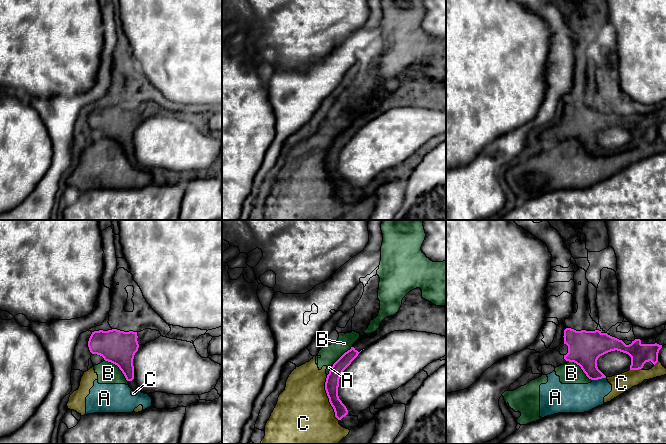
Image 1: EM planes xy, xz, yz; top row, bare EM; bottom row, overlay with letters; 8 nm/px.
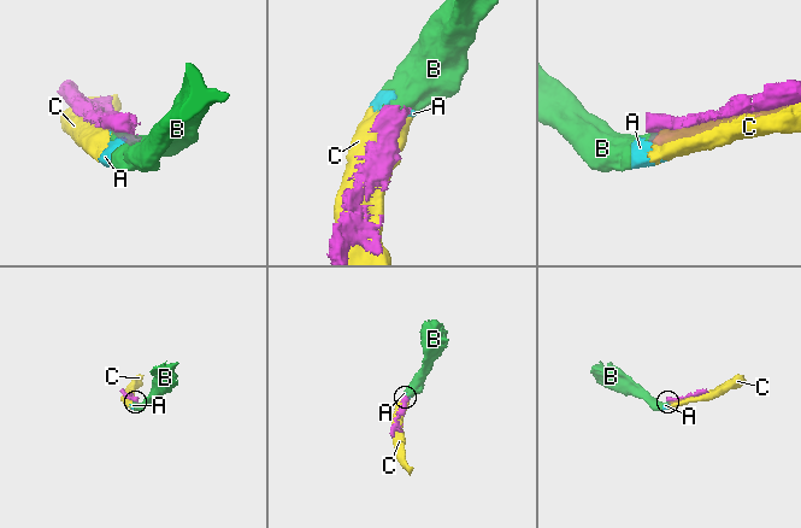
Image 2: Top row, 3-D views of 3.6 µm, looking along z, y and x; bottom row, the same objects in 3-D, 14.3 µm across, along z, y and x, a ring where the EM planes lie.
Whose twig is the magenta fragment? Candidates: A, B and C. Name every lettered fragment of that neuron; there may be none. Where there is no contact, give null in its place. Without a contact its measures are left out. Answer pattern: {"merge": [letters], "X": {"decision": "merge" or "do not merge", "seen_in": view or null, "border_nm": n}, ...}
{"merge": [], "A": {"decision": "do not merge", "seen_in": "yz", "border_nm": 110}, "B": {"decision": "do not merge", "seen_in": "xy", "border_nm": 260}, "C": {"decision": "do not merge", "seen_in": "xz", "border_nm": 380}}

